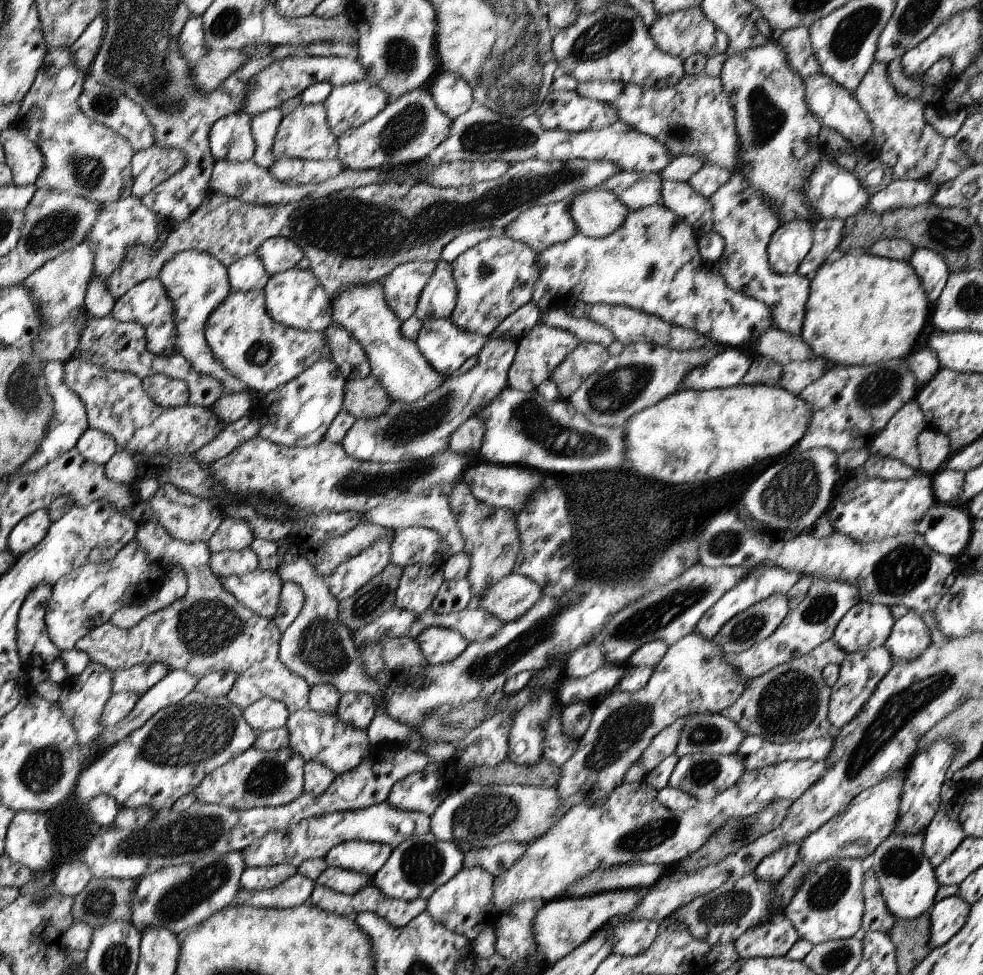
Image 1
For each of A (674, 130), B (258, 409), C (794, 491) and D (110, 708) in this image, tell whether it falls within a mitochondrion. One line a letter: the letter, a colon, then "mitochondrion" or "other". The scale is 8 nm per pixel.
A: mitochondrion
B: other
C: mitochondrion
D: other

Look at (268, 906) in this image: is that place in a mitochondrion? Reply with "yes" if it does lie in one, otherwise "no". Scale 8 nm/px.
no

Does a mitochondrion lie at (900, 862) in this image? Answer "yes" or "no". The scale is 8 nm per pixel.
yes

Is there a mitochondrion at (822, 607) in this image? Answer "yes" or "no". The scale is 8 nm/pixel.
yes

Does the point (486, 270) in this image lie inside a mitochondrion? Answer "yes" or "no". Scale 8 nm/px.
yes

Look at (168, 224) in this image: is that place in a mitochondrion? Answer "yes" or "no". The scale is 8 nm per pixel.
no

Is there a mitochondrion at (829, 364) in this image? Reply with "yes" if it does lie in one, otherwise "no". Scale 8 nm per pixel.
no

